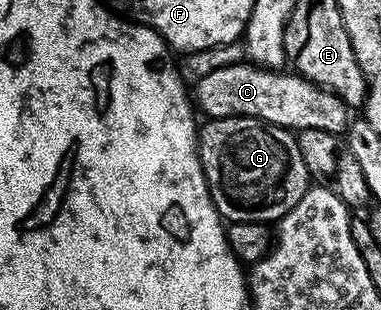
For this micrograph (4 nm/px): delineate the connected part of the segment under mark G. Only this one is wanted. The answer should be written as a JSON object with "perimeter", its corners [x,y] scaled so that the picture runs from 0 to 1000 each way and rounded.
{"perimeter":[[[598,374],[533,390],[520,423],[520,513],[546,606],[556,619],[570,616],[572,600],[583,610],[577,687],[596,719],[727,723],[745,694],[766,684],[766,671],[777,671],[777,658],[787,658],[787,632],[798,632],[819,597],[819,568],[798,532],[798,503],[787,503],[780,442],[743,406],[703,400],[680,381]]]}

